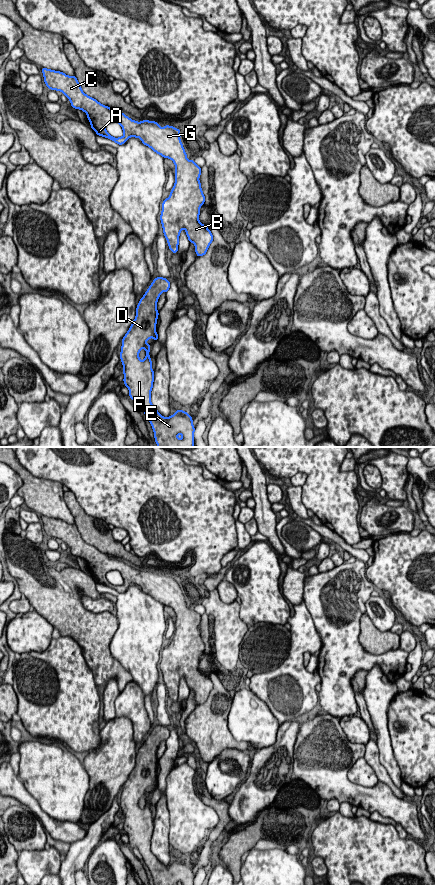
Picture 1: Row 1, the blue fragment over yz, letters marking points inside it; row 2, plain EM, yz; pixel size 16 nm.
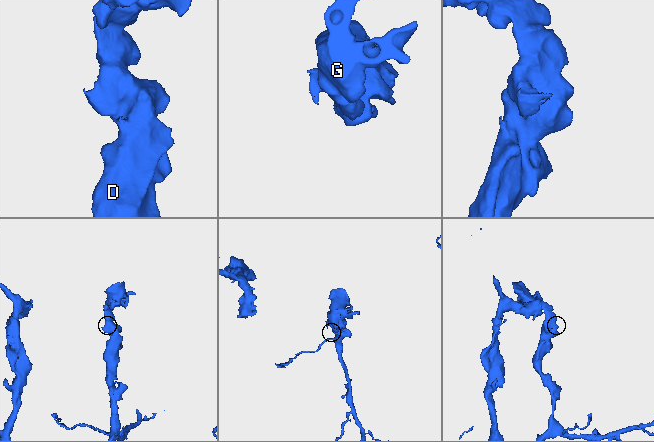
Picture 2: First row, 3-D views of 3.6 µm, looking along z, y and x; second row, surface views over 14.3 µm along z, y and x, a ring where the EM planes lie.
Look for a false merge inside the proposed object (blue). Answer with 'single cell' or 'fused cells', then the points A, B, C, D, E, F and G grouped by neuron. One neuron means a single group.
single cell; groups A B C D E F G

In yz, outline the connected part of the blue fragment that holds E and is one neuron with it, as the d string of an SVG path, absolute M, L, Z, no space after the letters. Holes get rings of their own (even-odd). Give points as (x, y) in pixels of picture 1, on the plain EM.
M157 725L151 731L150 735L139 749L136 756L136 765L132 770L128 780L122 786L123 791L121 795L120 807L123 812L124 832L129 837L129 844L131 848L137 848L142 855L143 860L148 866L154 879L154 885L177 885L180 881L182 885L194 885L195 876L193 874L192 864L183 858L176 858L176 860L168 866L163 865L151 851L151 838L154 829L154 819L152 818L152 810L149 804L150 793L146 789L153 786L158 788L156 781L156 771L158 766L157 749L162 740L167 740L170 736L170 730L166 726ZM141 797L146 798L146 805L142 809L139 807L139 800Z

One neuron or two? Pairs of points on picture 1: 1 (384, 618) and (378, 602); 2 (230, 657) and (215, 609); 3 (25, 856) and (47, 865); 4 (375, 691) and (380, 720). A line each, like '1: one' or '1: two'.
1: one
2: one
3: one
4: one

